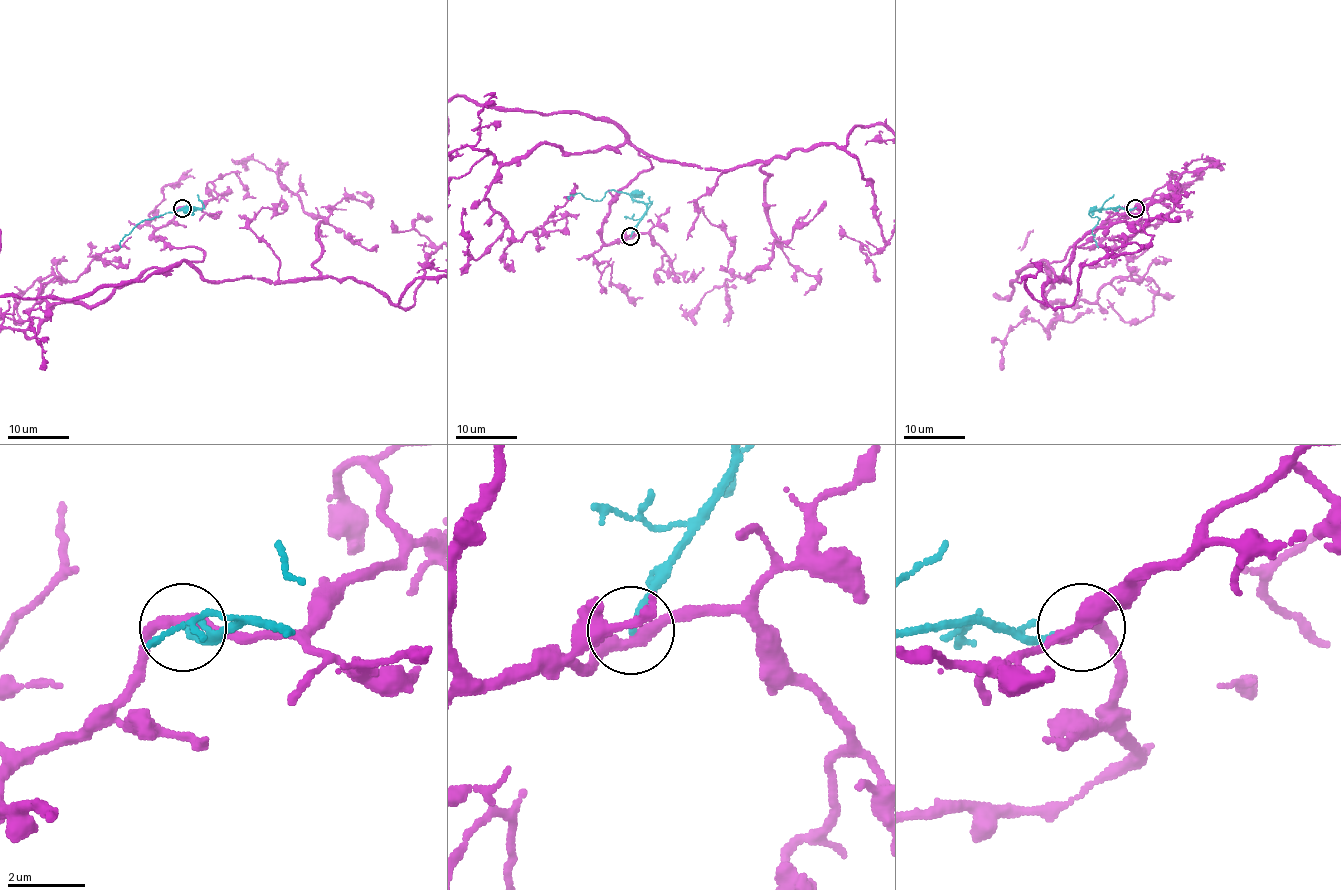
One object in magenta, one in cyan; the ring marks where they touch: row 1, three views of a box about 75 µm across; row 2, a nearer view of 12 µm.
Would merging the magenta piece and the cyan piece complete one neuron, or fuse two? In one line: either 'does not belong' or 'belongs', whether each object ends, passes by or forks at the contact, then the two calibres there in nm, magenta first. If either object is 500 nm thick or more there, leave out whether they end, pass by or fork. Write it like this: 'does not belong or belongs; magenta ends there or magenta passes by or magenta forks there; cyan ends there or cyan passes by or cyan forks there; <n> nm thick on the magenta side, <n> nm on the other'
does not belong; magenta passes by; cyan ends there; 280 nm thick on the magenta side, 140 nm on the other

